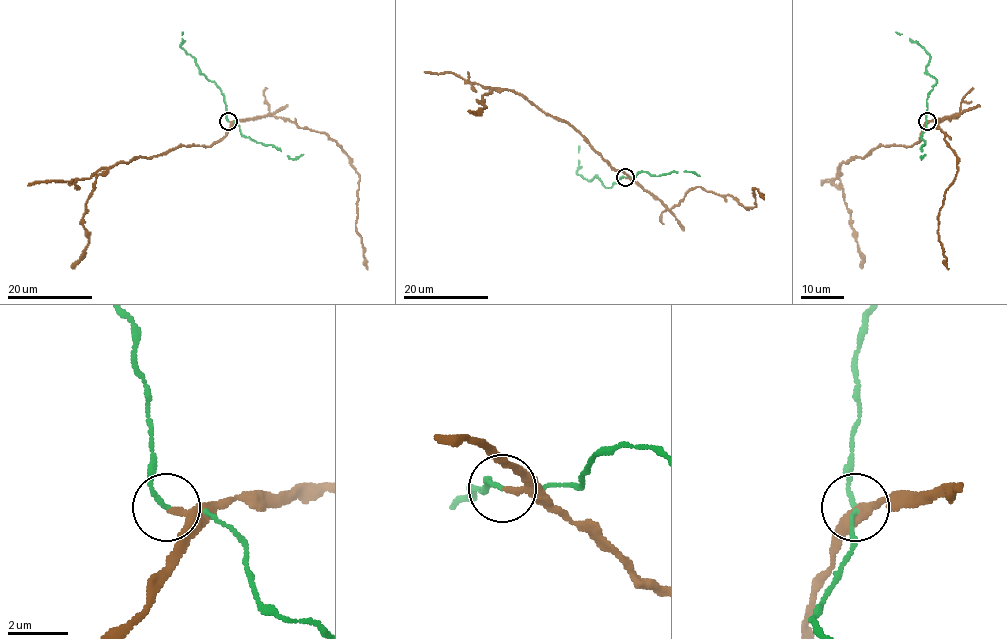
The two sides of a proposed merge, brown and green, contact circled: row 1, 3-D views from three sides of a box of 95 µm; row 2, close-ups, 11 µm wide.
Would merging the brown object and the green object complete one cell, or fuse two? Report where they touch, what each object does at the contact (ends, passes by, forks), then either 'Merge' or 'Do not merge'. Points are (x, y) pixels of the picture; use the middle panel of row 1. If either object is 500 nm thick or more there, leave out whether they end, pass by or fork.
Place: (625, 177). At the ring brown ends. At the ring green passes by. Do not merge

